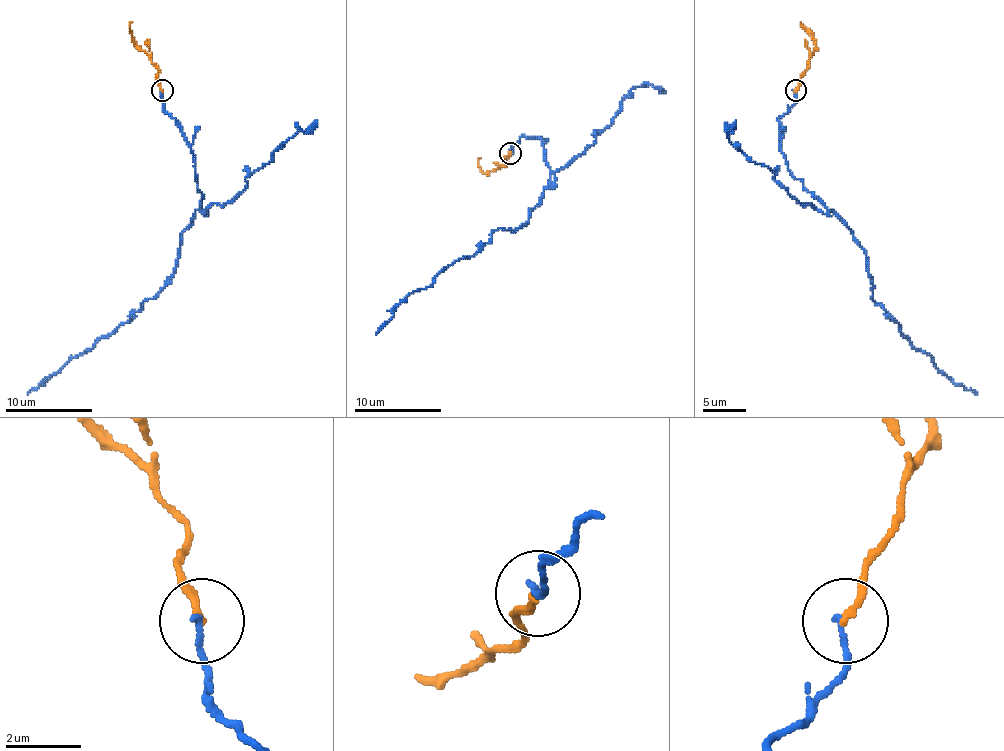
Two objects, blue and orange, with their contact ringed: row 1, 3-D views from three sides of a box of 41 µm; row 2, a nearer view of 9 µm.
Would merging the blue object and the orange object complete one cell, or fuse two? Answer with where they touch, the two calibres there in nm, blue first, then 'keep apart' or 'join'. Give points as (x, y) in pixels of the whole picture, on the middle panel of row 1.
(510, 153) | 150/180 nm | join

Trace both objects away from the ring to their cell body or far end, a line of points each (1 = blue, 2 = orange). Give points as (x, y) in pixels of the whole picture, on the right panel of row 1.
1: (794, 89), (796, 103), (779, 118), (787, 170), (853, 233), (866, 255), (870, 298), (951, 381), (977, 394)
2: (796, 89), (816, 44), (801, 22)

